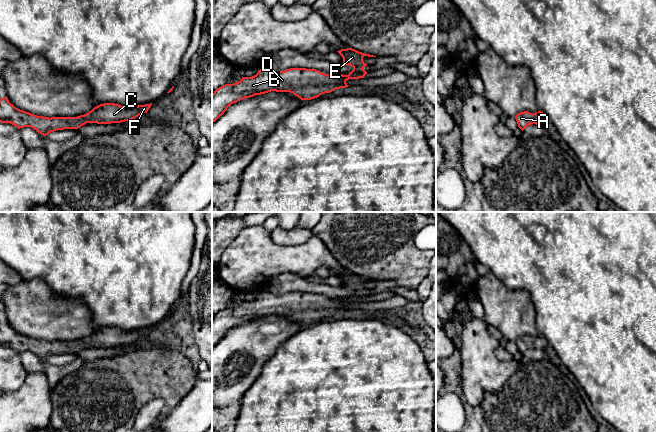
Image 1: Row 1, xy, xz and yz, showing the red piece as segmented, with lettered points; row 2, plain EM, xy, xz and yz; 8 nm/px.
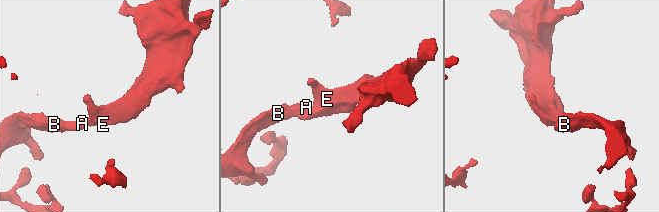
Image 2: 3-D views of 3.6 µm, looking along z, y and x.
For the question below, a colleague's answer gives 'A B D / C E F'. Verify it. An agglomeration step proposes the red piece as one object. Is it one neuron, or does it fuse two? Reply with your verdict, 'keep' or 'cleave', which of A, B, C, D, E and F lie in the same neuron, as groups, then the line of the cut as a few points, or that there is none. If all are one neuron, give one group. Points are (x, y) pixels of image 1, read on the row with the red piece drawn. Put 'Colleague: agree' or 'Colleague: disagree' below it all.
keep | A B C D E F | no cut
Colleague: disagree

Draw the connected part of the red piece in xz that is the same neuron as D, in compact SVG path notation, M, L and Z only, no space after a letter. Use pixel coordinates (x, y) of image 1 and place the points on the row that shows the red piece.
M352 48L341 49L337 51L343 58L343 64L350 65L353 70L348 75L343 74L324 74L316 69L306 68L290 68L284 71L276 71L266 66L262 67L258 73L252 77L242 77L242 79L233 84L225 84L217 88L212 94L212 123L224 114L229 106L242 99L250 98L255 95L265 94L271 91L290 92L301 100L311 100L322 94L330 93L336 89L346 88L349 79L364 78L367 72L364 67L367 64L363 61L364 56L376 57L374 55L365 54Z

